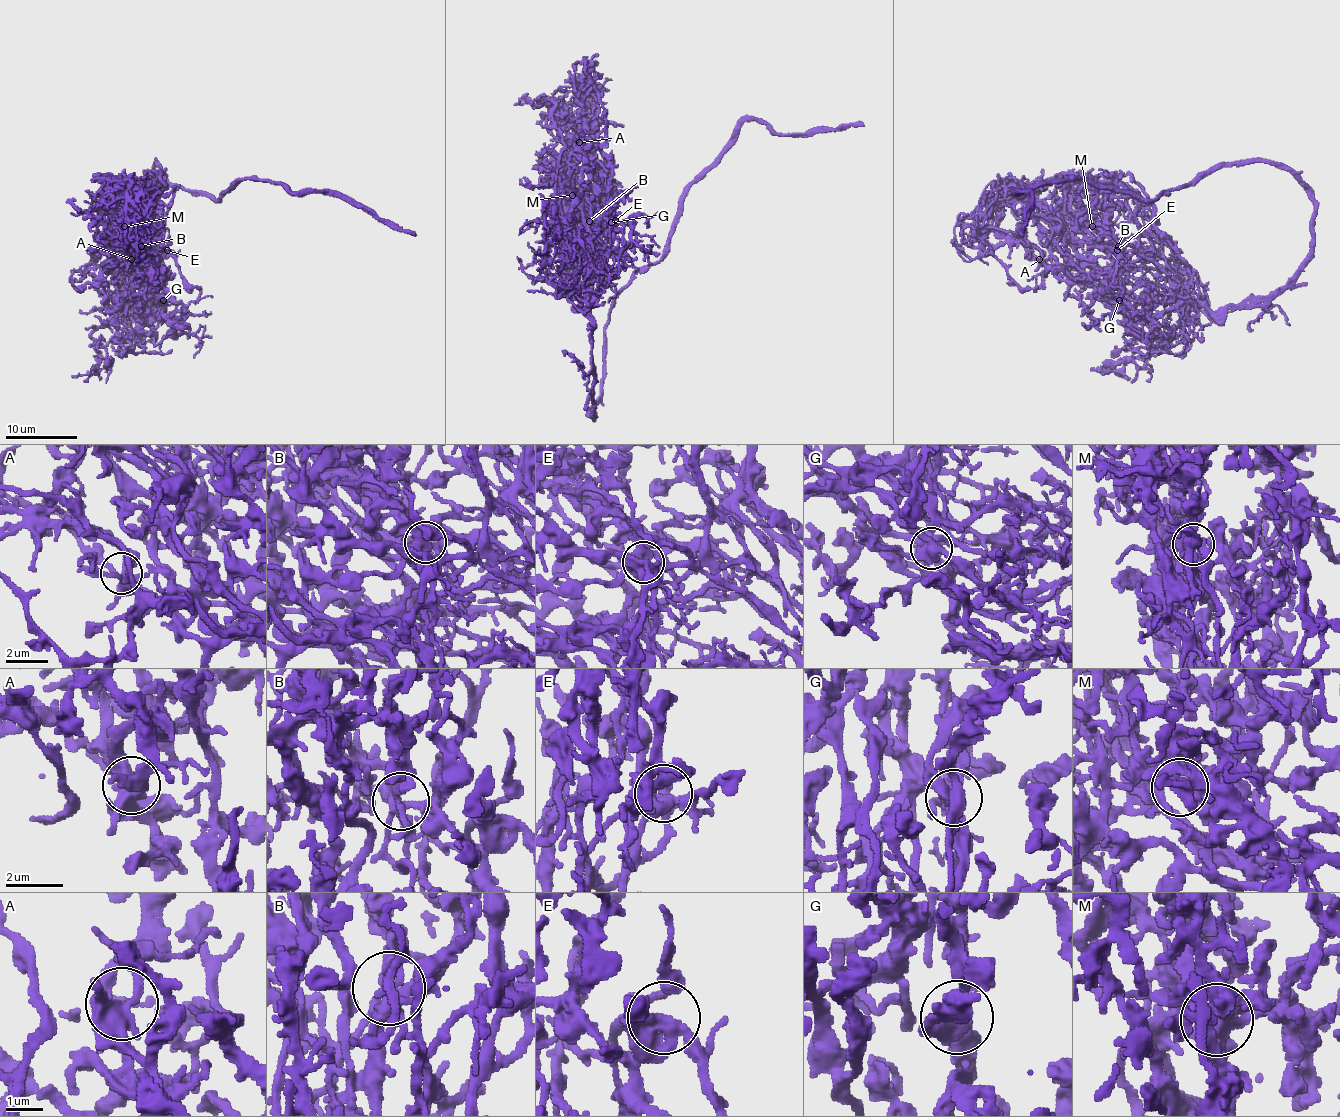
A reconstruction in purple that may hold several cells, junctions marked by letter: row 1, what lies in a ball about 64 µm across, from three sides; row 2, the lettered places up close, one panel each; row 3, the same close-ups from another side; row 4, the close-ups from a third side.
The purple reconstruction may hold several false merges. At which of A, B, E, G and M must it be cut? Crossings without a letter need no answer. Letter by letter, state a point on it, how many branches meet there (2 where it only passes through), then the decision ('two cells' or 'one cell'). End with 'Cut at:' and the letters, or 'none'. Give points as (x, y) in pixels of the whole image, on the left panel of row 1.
A: at (131, 259); 4 branches meet; one cell
B: at (141, 246); 7 branches meet; one cell
E: at (167, 250); 4 branches meet; one cell
G: at (163, 300); 4 branches meet; one cell
M: at (124, 226); 2 branches meet; one cell
Cut at: none

